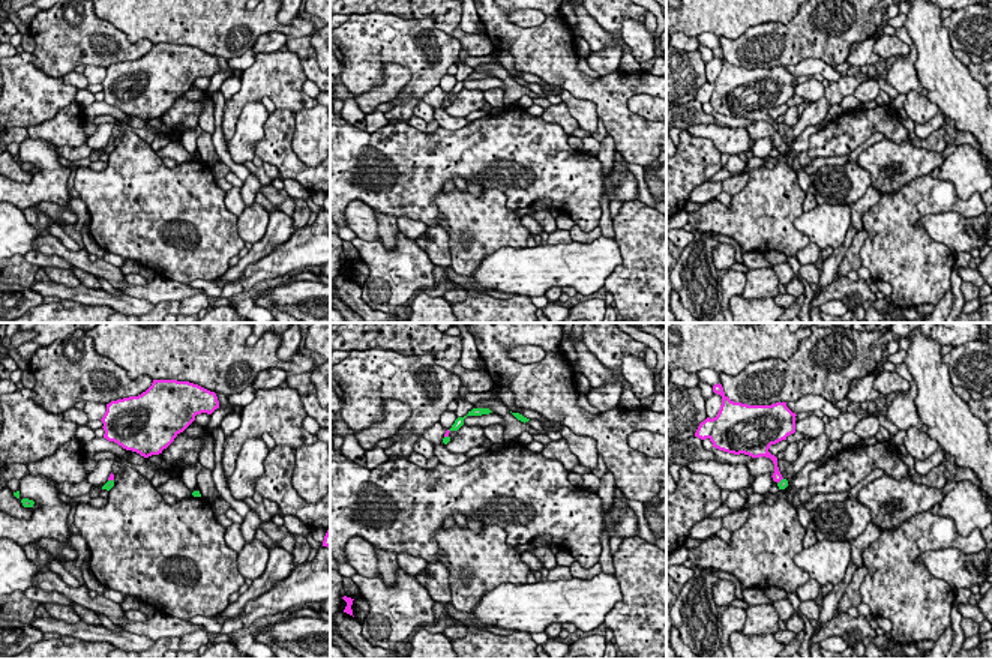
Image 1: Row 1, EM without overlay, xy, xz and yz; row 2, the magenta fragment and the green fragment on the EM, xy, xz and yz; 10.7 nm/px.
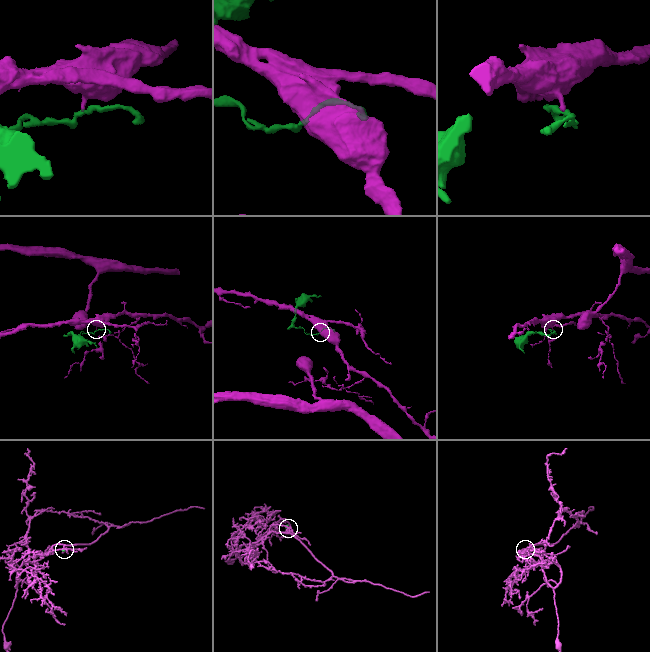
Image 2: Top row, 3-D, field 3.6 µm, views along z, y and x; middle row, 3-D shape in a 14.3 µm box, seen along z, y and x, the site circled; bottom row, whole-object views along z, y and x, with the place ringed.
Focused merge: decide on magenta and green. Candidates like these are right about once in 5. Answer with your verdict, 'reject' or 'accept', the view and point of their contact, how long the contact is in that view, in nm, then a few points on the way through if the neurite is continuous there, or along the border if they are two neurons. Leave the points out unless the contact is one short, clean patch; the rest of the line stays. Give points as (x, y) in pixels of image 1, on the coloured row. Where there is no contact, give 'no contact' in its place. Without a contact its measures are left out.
reject | xy (111, 479) | 70 nm | along xy (108, 479), (113, 481)

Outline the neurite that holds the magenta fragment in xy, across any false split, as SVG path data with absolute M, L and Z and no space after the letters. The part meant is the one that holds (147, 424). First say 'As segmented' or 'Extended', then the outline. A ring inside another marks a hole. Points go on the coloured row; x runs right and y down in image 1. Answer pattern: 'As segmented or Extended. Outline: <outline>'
As segmented. Outline: M153 380L138 396L107 404L104 438L144 458L162 453L197 414L219 408L215 392L177 380Z

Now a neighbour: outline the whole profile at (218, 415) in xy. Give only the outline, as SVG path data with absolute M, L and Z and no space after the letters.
M230 404L227 408L216 408L216 410L210 414L210 422L209 422L209 425L206 426L206 429L212 431L212 429L221 426L222 419L224 419L227 414L233 413L236 407L237 407L237 405Z

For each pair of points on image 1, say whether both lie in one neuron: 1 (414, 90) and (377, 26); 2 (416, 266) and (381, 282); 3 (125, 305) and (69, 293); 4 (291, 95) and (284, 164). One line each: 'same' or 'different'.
1: same
2: same
3: same
4: different

